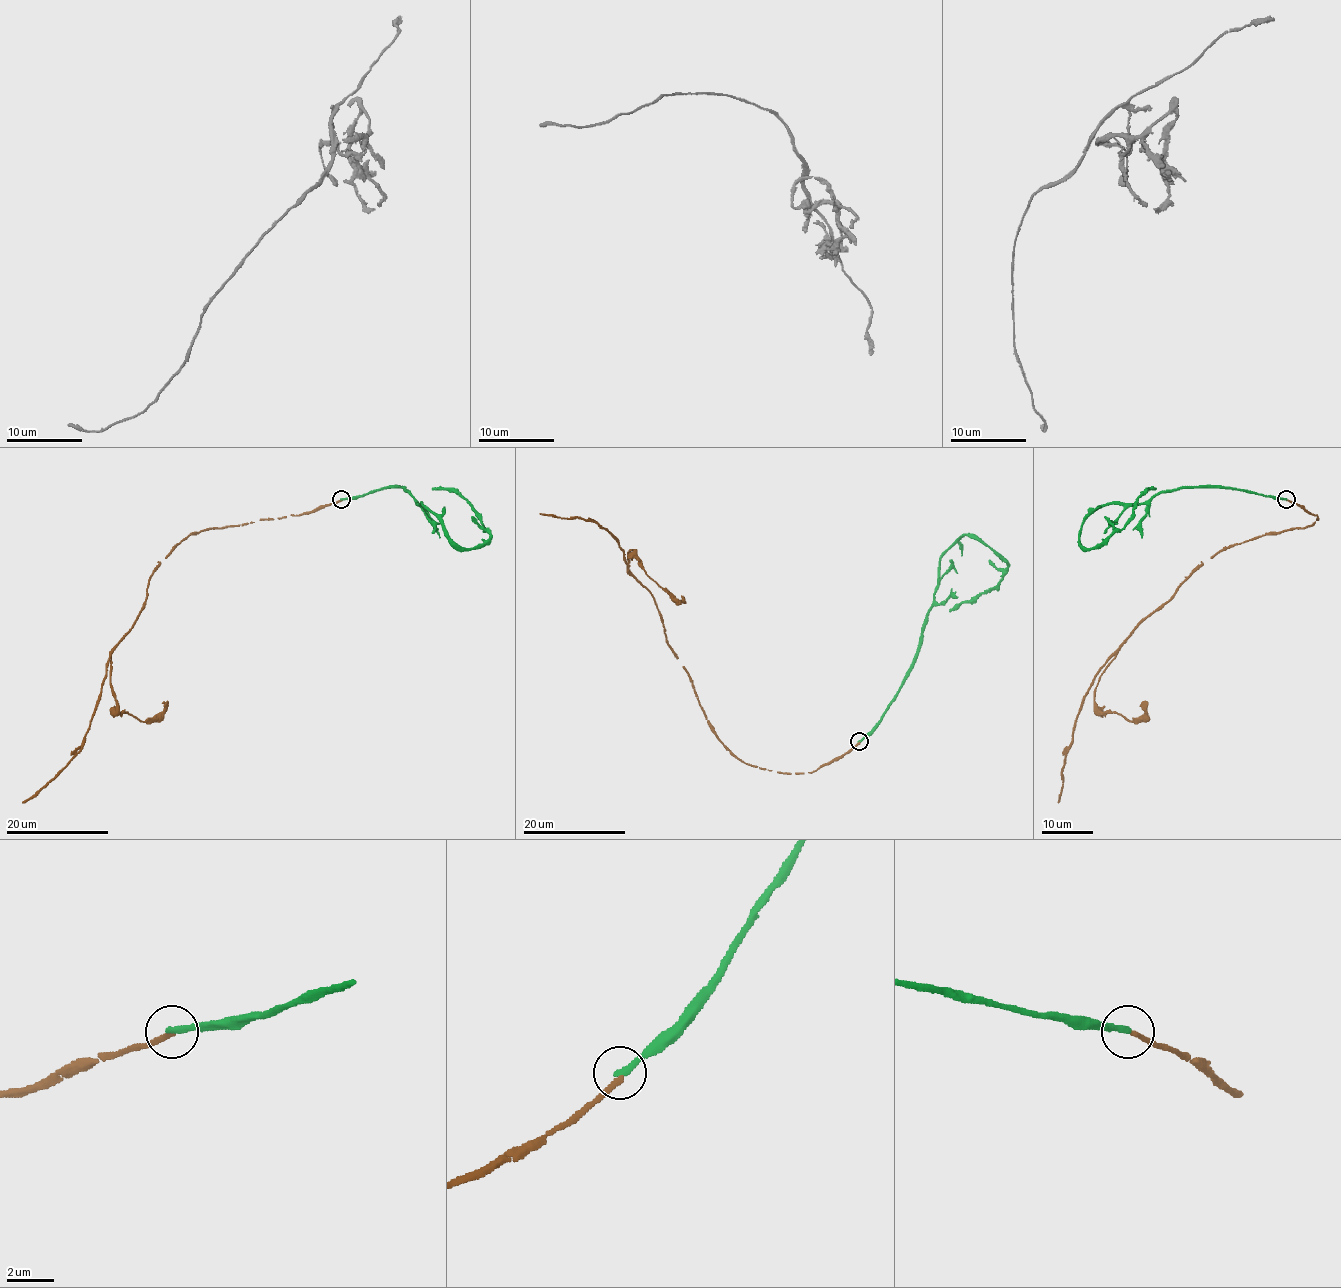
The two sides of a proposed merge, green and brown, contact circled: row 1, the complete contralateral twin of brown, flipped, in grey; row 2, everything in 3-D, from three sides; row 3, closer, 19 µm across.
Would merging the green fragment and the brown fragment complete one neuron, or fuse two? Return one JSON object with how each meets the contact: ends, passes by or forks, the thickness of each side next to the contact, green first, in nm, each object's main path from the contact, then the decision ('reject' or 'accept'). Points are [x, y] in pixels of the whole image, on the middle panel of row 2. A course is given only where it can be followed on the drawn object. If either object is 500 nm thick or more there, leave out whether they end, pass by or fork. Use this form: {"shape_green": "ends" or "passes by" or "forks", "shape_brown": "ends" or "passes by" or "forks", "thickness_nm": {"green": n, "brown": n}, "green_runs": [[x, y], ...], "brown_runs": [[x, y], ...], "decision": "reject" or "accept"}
{"shape_green": "ends", "shape_brown": "ends", "thickness_nm": {"green": 280, "brown": 200}, "green_runs": [[859, 741], [913, 661], [939, 560], [971, 535], [1006, 562], [1004, 575], [949, 611]], "brown_runs": [[859, 742], [804, 773], [738, 759], [706, 719], [652, 594], [629, 571], [615, 539], [598, 524], [540, 513]], "decision": "reject"}

